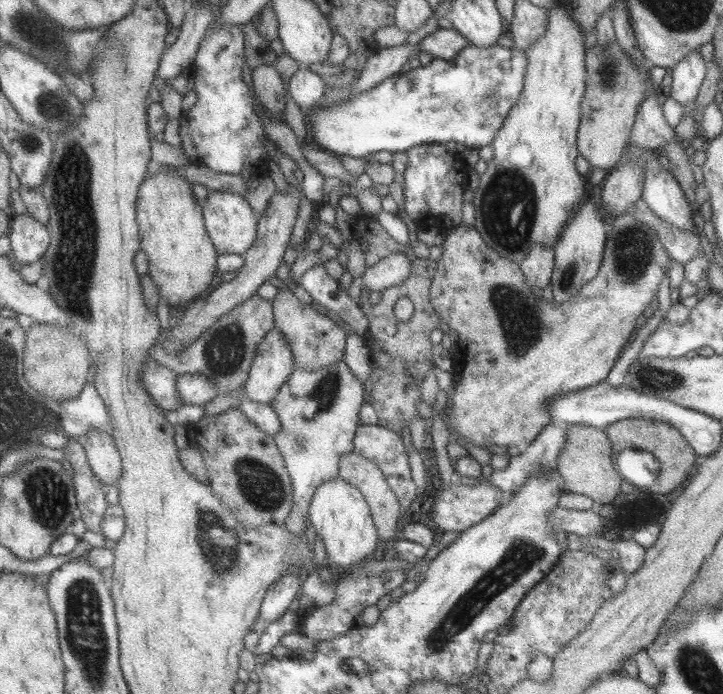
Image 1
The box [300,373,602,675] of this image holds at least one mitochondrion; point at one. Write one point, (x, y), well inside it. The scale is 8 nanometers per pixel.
(523, 553)

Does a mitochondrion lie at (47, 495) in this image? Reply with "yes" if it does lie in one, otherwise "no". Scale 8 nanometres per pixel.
yes

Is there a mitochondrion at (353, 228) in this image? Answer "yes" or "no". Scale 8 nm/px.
no

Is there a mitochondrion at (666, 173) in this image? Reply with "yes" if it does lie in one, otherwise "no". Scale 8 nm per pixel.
no

